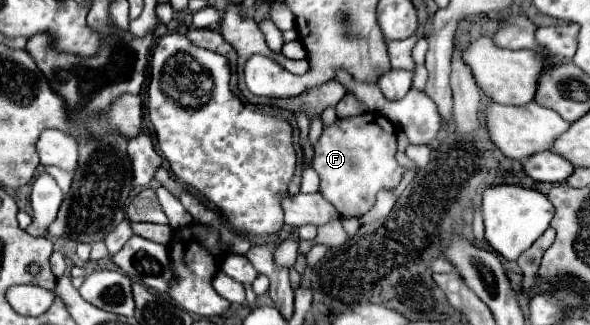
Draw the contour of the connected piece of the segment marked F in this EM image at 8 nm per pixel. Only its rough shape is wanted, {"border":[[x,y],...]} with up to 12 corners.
{"border":[[377,113],[323,129],[313,169],[339,215],[365,215],[405,167]]}

